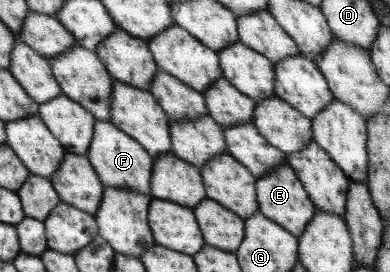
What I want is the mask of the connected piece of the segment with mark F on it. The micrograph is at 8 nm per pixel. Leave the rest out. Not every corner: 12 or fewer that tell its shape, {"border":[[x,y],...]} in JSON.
{"border":[[95,120],[86,157],[103,187],[151,196],[154,159]]}

